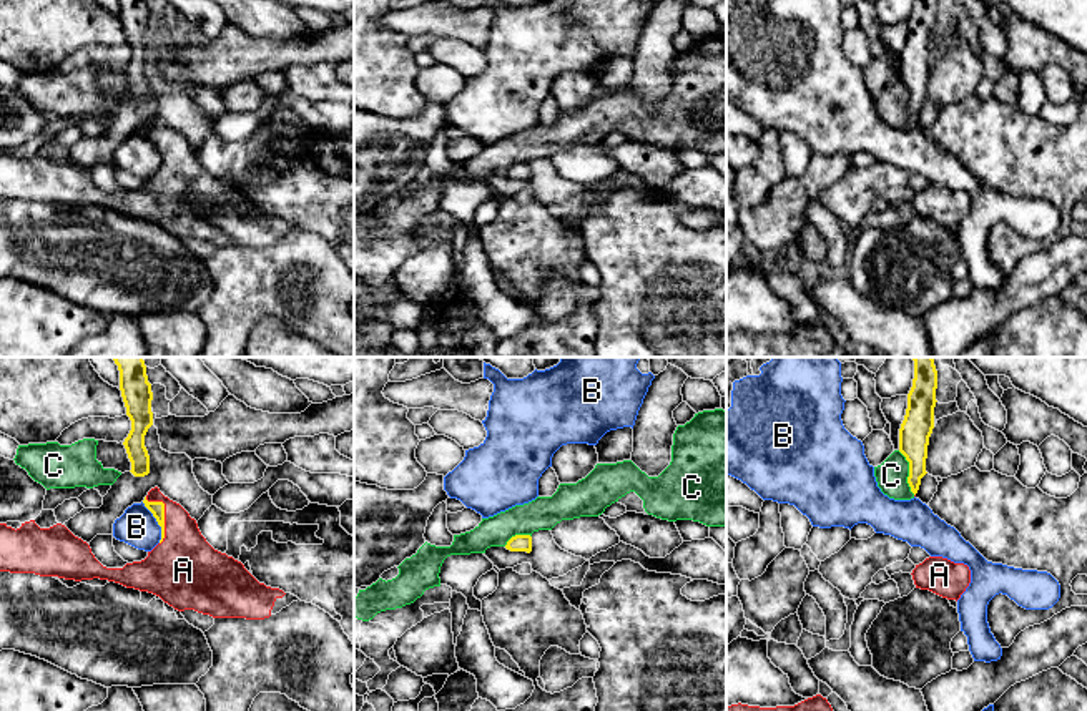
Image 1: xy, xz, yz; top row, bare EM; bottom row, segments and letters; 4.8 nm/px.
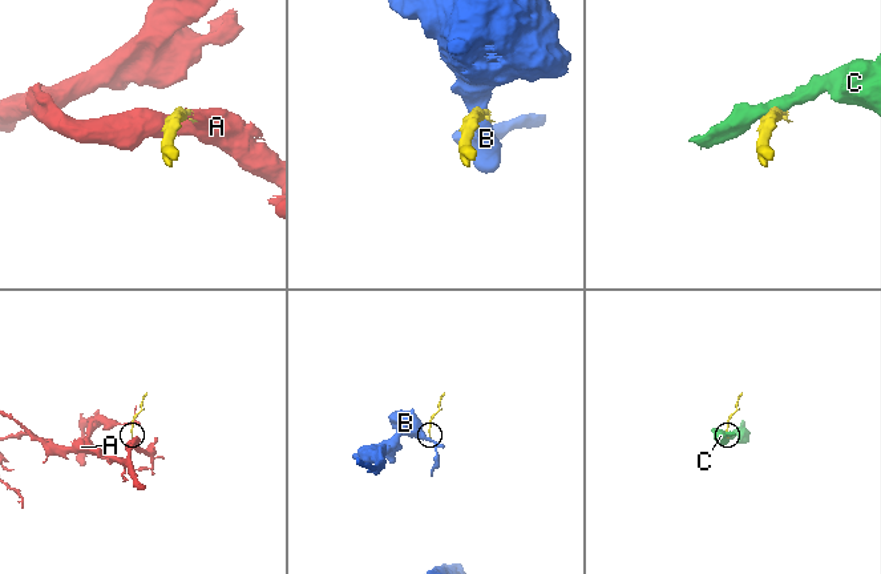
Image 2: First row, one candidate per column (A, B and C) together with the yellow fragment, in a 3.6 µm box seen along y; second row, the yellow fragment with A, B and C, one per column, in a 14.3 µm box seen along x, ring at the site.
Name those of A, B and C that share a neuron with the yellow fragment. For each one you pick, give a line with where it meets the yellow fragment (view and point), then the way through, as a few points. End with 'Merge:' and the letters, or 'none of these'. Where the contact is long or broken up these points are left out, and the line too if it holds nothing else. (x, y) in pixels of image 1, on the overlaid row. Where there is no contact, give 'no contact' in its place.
A: contact xy (163, 515); way xy (157, 509), (163, 515), (180, 532), (183, 562)
Merge: A

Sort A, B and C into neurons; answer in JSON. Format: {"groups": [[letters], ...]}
{"groups": [["A"], ["B"], ["C"]]}

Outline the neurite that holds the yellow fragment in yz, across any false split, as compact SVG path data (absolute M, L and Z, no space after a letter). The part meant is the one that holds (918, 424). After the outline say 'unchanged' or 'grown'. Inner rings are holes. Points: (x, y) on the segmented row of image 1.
M932 357L914 360L912 387L907 394L907 409L899 429L899 452L909 462L907 483L916 495L926 472L927 445L934 429L937 370Z; unchanged

